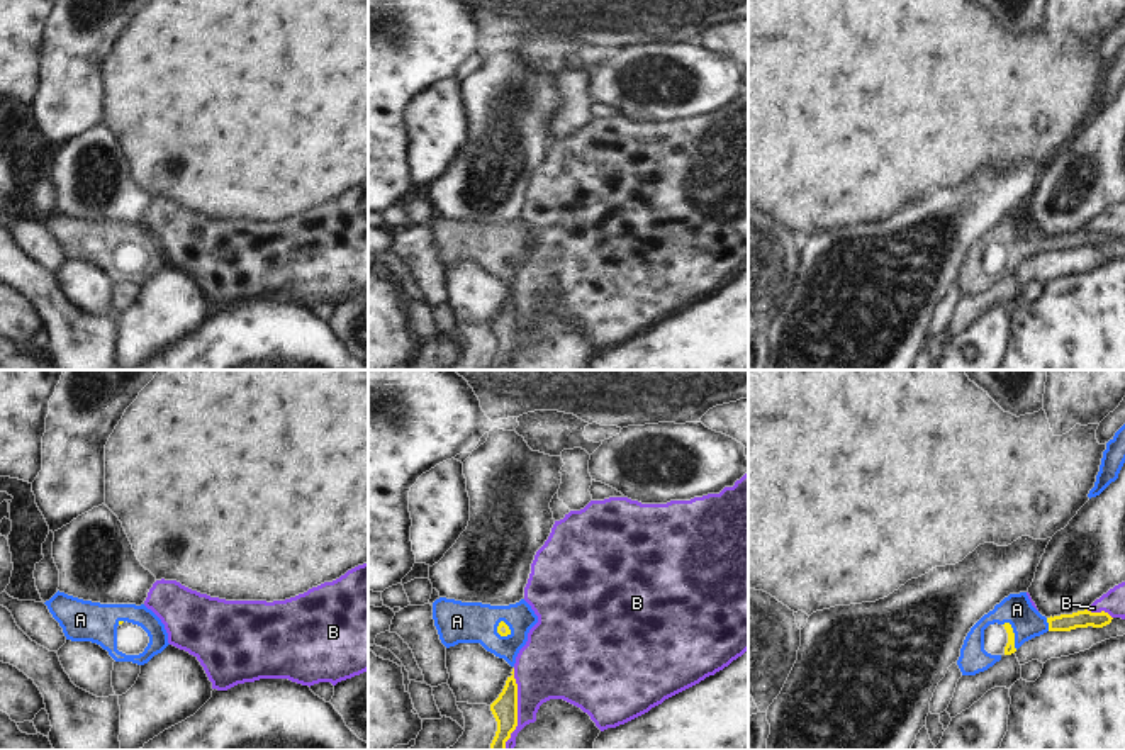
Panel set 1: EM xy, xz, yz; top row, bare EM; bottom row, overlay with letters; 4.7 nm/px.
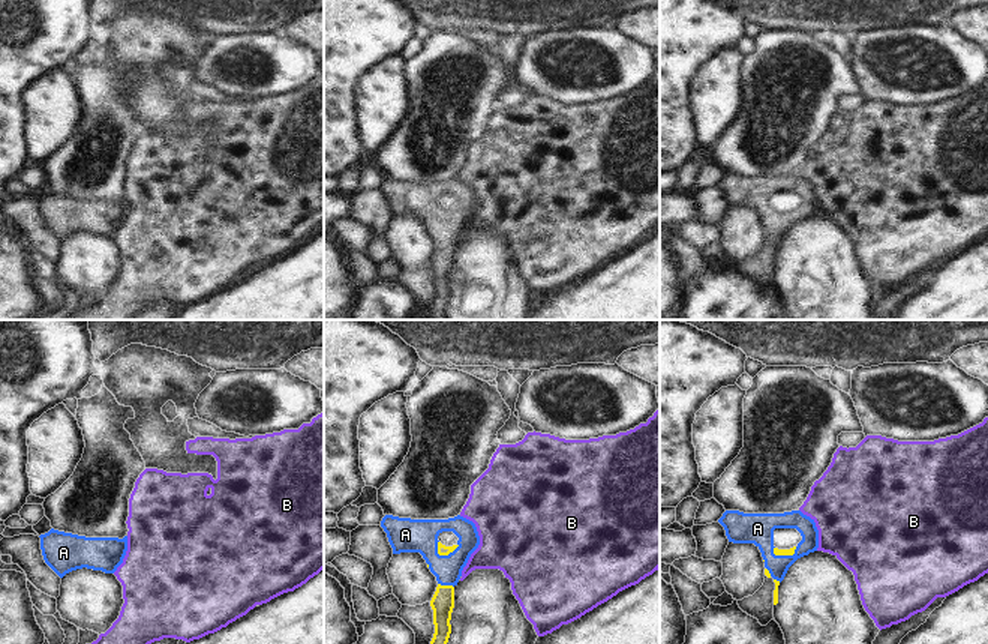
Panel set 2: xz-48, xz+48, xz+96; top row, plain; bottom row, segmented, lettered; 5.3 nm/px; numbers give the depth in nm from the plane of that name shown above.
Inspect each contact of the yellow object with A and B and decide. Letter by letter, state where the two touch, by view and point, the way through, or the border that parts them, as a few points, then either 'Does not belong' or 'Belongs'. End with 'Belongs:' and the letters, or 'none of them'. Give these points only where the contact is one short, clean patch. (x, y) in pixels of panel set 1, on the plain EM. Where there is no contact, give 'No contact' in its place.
A: Touches yellow at yz (1013, 255). Path across: yz (1010, 268), (1013, 255), (1017, 229). Belongs
B: Touches yellow at xz (516, 330). Does not belong
Belongs: A

